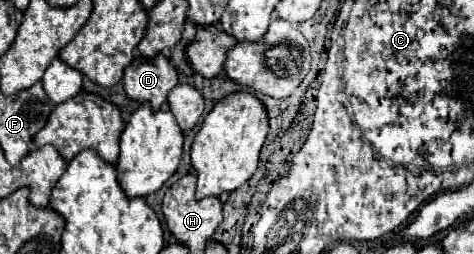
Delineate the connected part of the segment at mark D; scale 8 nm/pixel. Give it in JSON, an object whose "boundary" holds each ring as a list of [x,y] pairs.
{"boundary":[[[159,53],[153,59],[137,57],[125,69],[123,87],[129,99],[151,103],[153,111],[159,111],[167,103],[167,93],[177,85],[177,71],[173,65]]]}

